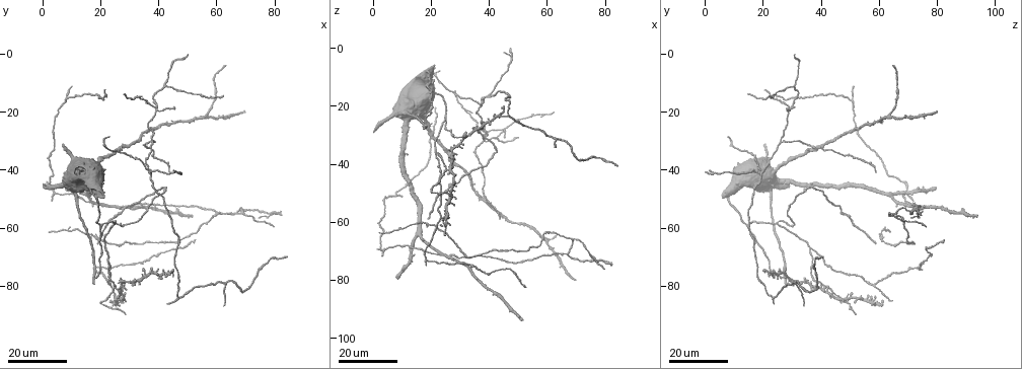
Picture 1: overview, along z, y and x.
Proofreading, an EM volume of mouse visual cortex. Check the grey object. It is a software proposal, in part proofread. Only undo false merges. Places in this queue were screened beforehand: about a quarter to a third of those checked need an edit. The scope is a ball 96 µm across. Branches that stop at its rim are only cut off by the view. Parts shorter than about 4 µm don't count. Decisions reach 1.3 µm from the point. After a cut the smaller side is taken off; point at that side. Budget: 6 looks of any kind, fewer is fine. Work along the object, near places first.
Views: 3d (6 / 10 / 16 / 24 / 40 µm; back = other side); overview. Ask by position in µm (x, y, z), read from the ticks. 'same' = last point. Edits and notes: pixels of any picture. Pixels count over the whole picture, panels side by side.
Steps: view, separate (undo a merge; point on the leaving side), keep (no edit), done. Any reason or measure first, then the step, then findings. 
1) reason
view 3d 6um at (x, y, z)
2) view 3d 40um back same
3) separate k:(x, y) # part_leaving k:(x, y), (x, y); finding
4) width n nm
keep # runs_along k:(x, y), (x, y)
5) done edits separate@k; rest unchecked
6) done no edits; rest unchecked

four or more arms meet
view 3d 16um at (69, 55, 66)

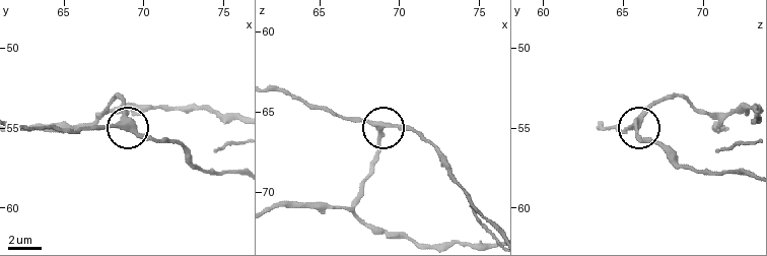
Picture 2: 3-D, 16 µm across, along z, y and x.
view 3d 10um at (68.4, 54.8, 65.9)

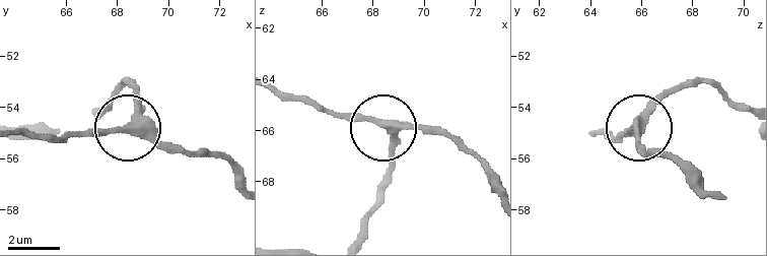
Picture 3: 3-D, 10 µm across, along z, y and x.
side_arm 17 um; arms 4
keep # one neuron here

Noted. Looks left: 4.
three-way junction
view 3d 24um at (67, 55, 71)

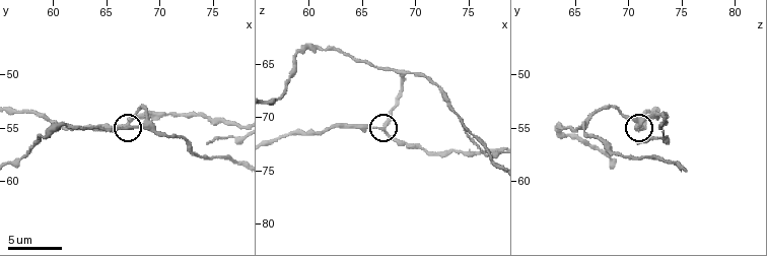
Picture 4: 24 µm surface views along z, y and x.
closer look
view 3d 10um at (67.0, 54.2, 71.0)

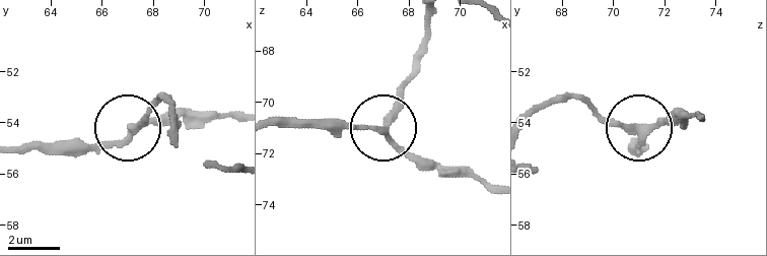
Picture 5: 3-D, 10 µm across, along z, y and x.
keep # continuous, no second neuron

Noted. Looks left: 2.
four or more arms meet
view 3d 16um at (26, 80, 43)

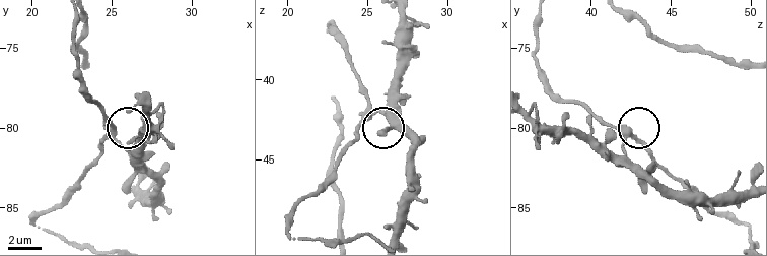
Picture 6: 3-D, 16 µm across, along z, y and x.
view 3d 6um at (25.4, 81.0, 42.2)

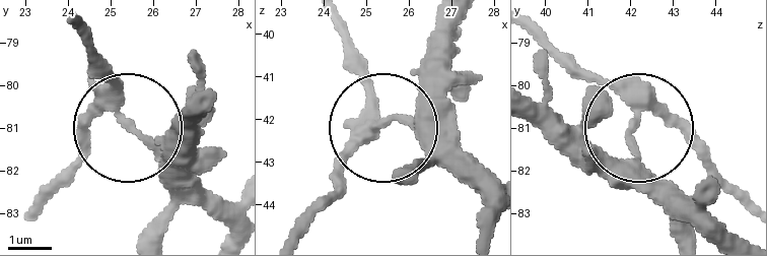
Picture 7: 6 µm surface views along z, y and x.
width 240 nm
separate 7:(411, 116) # part_leaving 7:(362, 124), (421, 113), (435, 25); a second neuron is stuck on

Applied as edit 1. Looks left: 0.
done edits separate@7; rest unchecked

